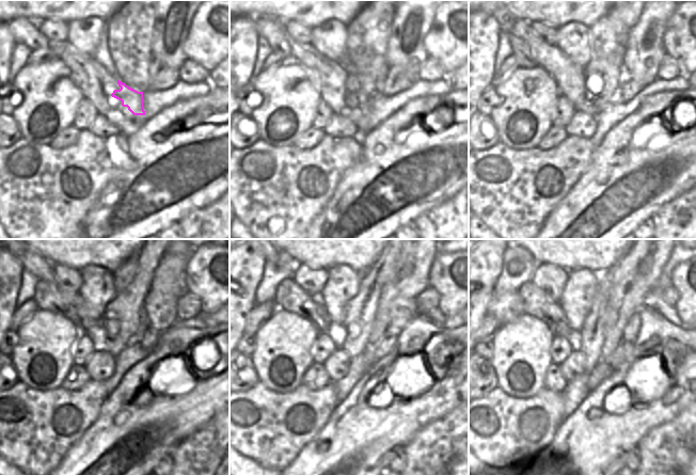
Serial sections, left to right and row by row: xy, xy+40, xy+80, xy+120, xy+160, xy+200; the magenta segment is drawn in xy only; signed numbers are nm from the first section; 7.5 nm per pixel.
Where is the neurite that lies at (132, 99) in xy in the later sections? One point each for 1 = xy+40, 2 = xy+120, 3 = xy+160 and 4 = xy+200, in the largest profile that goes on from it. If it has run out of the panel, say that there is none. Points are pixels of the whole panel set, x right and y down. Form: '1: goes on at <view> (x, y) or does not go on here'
1: goes on at xy+40 (368, 89)
2: goes on at xy+120 (129, 302)
3: goes on at xy+160 (365, 300)
4: goes on at xy+200 (590, 345)

